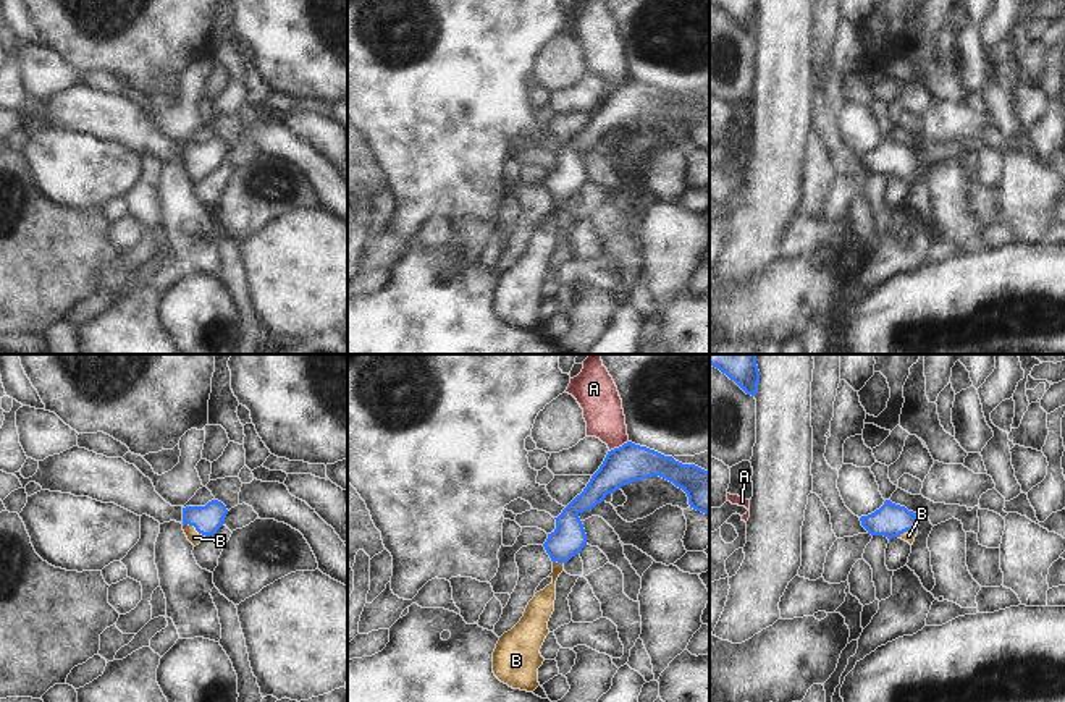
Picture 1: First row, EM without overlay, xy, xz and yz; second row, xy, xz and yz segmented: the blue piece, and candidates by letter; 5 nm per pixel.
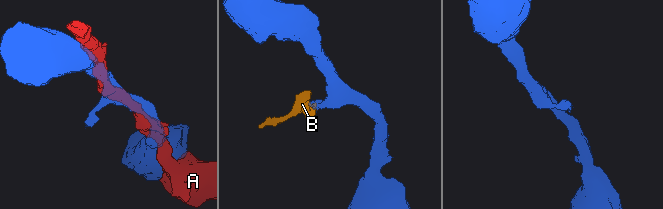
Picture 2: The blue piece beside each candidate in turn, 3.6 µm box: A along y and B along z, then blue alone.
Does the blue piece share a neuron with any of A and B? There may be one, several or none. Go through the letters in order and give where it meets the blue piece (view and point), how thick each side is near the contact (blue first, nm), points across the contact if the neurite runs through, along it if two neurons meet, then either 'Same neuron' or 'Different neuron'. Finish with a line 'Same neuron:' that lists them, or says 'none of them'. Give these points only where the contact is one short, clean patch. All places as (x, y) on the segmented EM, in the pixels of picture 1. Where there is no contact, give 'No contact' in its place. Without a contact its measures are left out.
A: Touches blue at xz (619, 447). Thickness 190 nm (blue) against 200 nm. Different neuron
B: Touches blue at xy (194, 526). Thickness 150 nm (blue) against 70 nm. Path across: xy (207, 520), (194, 526), (194, 537). Same neuron
Same neuron: B.

